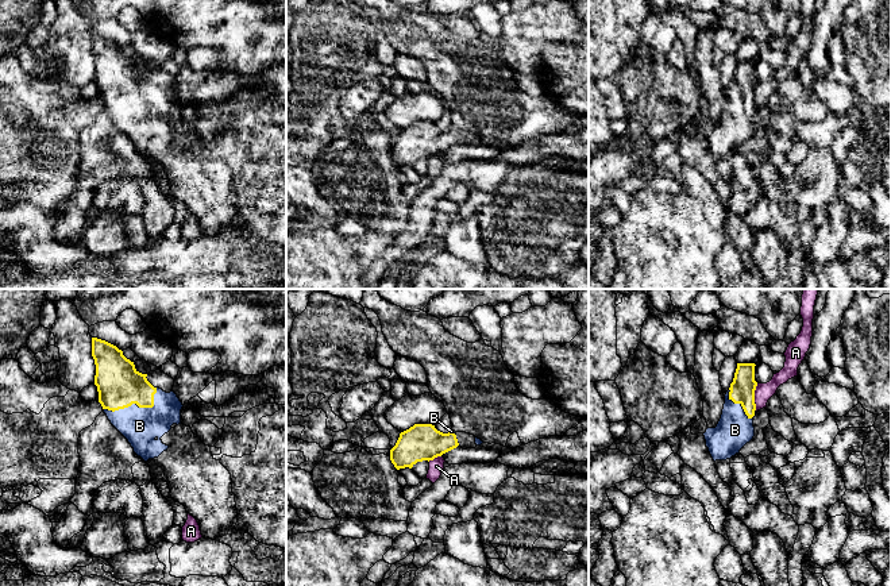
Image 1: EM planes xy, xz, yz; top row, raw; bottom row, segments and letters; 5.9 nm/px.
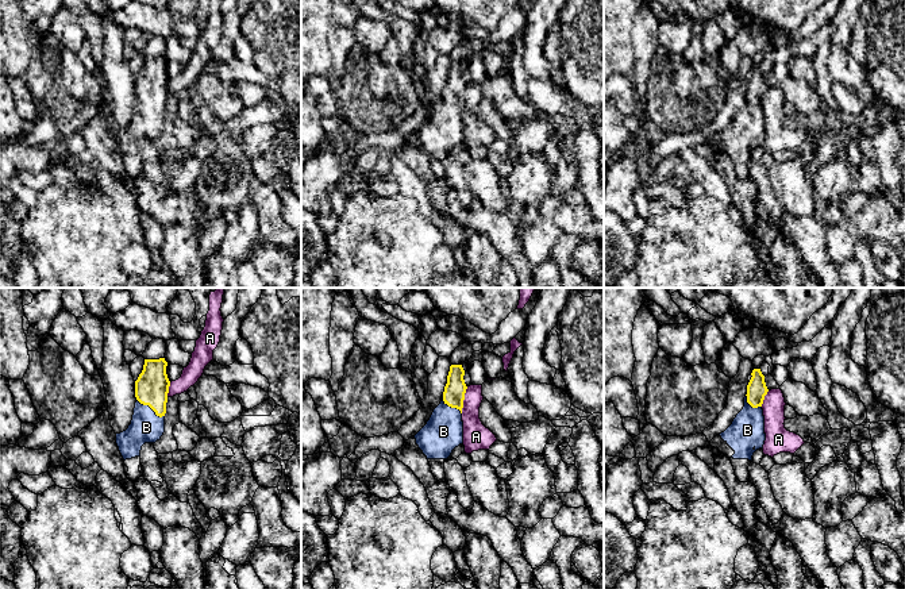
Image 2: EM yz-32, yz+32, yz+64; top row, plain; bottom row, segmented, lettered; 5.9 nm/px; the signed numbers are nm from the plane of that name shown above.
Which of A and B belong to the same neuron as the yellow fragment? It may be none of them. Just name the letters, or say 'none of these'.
B

